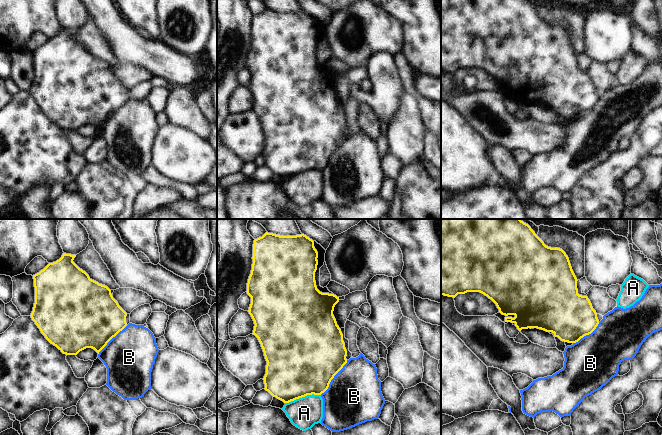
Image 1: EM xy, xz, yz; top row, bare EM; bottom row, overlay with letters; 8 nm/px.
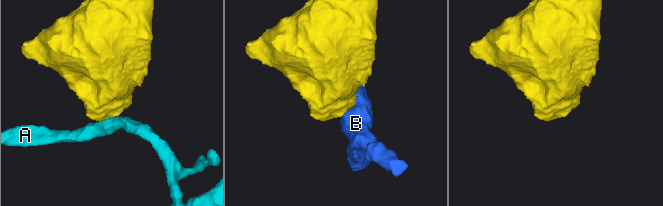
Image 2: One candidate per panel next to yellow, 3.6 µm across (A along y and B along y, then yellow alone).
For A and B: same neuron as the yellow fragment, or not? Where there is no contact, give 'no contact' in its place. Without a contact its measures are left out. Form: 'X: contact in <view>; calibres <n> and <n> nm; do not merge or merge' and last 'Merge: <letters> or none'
A: contact in xz; calibres 500 and 240 nm; do not merge
B: contact in xz; calibres 500 and 440 nm; do not merge
Merge: none

